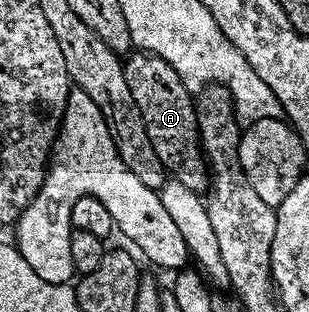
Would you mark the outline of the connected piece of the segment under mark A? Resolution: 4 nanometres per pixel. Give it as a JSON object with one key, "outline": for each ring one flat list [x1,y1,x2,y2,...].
{"outline":[[139,50,130,53,124,59,123,66,131,98,135,99,139,107,144,128,160,164,172,179,182,182,183,186,193,192,204,193,208,189,210,175,204,152,201,151,193,94,183,86,179,74,158,56]]}

